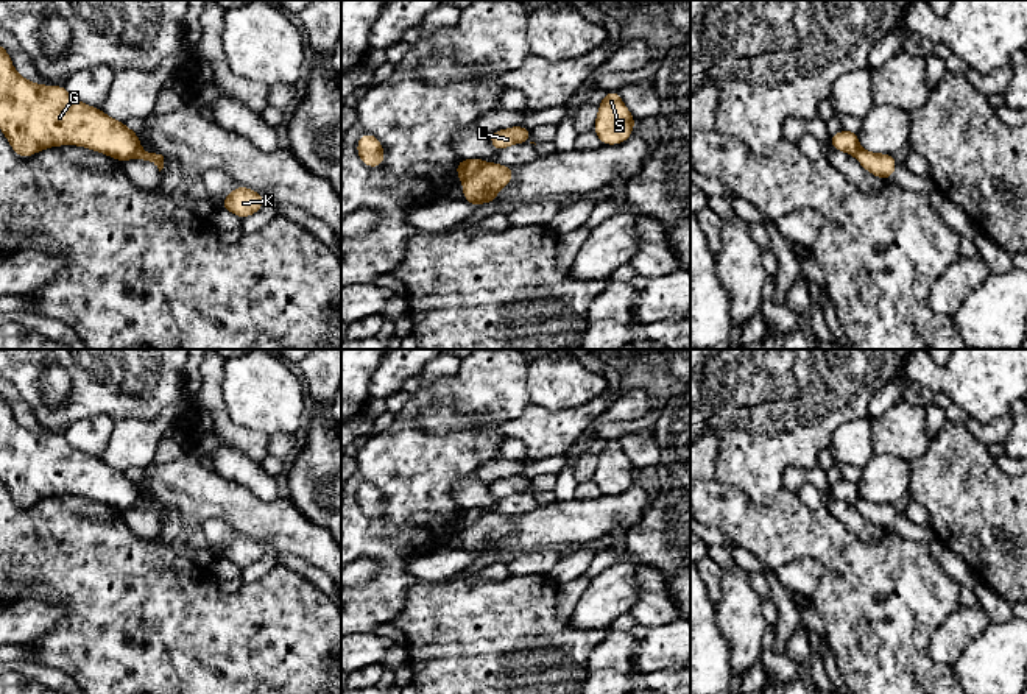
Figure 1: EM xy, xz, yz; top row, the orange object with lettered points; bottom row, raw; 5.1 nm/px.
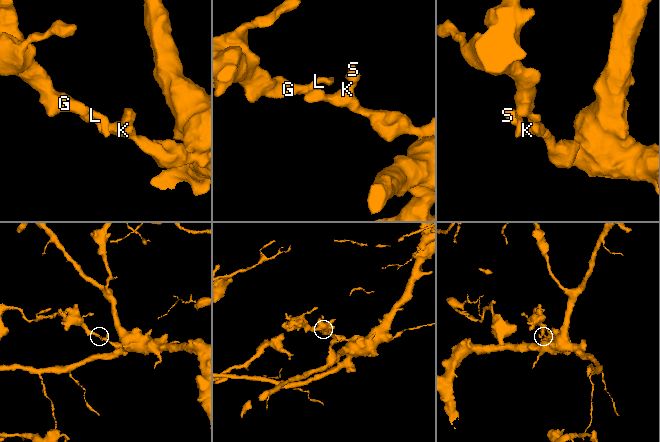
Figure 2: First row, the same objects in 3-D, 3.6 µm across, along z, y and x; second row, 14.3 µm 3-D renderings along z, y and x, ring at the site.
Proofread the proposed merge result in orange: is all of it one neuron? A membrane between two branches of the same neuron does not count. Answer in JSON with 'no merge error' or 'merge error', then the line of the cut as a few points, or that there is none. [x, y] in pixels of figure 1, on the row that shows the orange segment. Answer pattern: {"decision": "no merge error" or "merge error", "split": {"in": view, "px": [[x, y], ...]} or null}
{"decision": "merge error", "split": {"in": "xz", "px": [[487, 164], [463, 181]]}}

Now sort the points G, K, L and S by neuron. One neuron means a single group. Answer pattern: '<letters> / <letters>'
G L / K S

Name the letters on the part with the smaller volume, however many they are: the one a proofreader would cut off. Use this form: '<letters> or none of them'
G, L

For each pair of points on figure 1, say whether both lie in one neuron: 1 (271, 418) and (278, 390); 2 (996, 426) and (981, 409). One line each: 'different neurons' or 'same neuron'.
1: same neuron
2: different neurons

